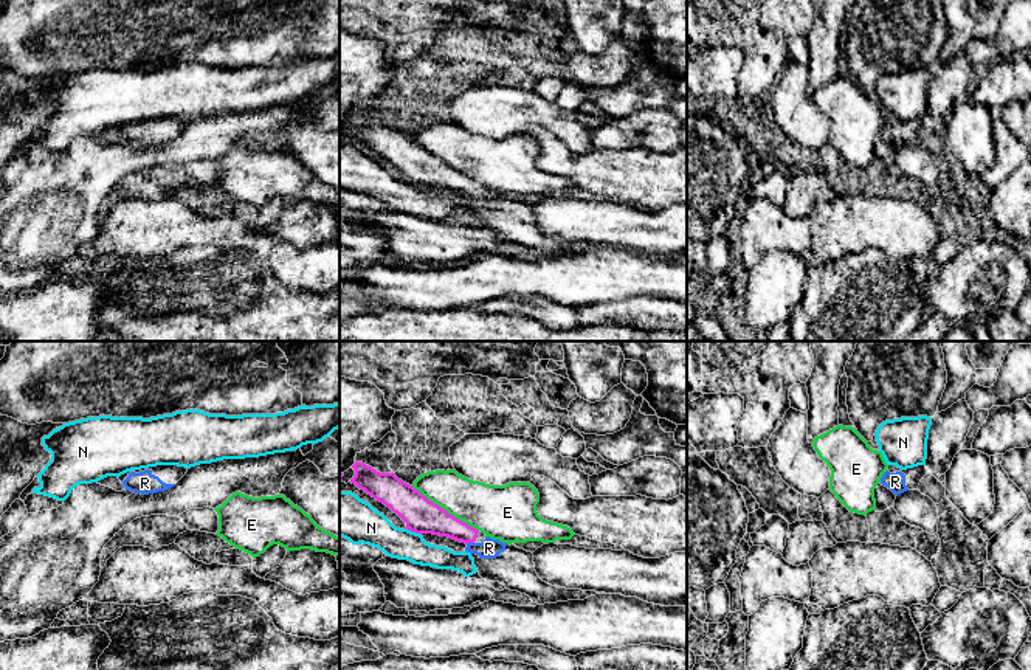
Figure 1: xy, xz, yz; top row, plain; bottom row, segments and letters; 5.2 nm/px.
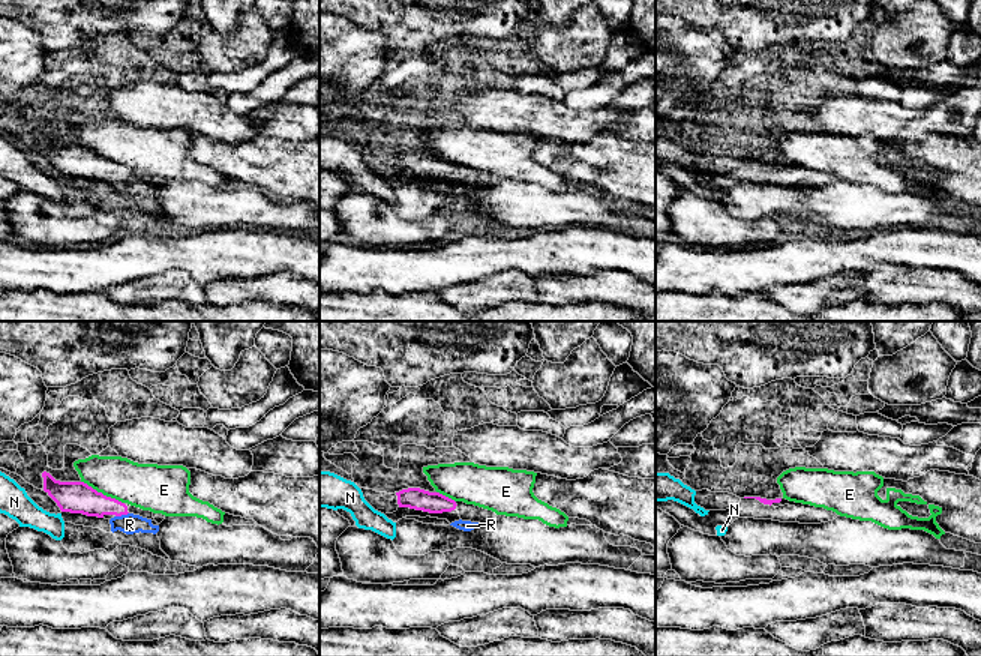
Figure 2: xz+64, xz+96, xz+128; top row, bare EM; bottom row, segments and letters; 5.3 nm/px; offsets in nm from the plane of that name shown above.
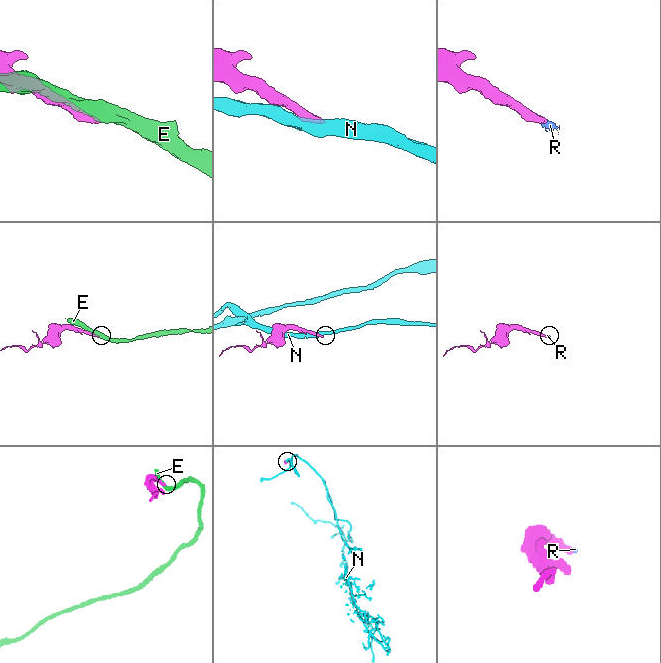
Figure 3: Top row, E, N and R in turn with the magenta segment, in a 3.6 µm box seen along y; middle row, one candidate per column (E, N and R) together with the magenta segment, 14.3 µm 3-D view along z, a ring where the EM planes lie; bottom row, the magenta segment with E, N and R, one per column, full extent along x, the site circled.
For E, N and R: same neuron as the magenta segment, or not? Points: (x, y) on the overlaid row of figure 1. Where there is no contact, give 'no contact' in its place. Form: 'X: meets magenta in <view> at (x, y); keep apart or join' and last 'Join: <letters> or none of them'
E: meets magenta in xz at (444, 509); keep apart
N: meets magenta in xz at (413, 531); keep apart
R: meets magenta in xz at (470, 542); join
Join: R

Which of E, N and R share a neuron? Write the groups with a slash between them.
E / N / R

